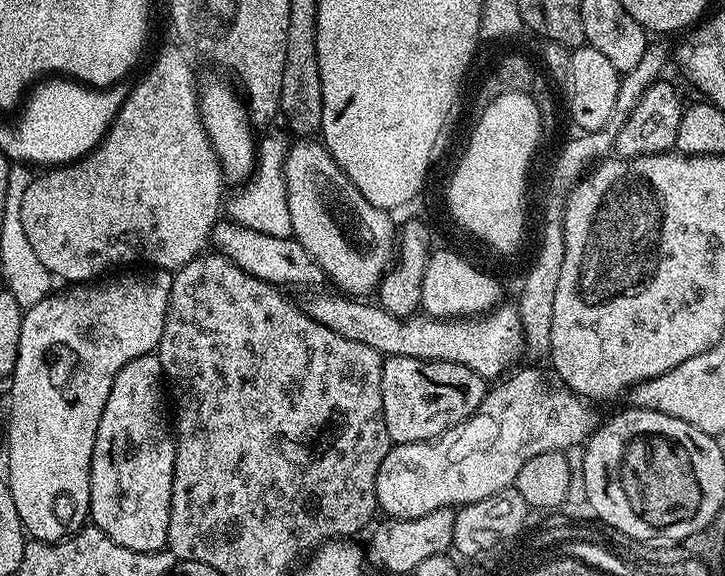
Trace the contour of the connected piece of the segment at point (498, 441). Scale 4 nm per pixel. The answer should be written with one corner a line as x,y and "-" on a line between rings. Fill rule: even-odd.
523,368
493,383
476,413
463,424
456,424
431,442
389,447
376,479
376,502
385,517
422,518
422,514
439,508
473,504
479,496
513,487
519,470
535,455
567,453
568,448
579,449
587,441
598,424
588,409
589,401
571,392
555,372

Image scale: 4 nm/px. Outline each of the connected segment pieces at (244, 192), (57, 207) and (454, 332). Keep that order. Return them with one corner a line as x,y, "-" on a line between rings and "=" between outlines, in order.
270,132
264,141
258,144
258,167
252,174
252,179
239,189
236,197
231,197
231,219
237,224
250,230
268,234
270,236
292,236
292,223
290,222
290,206
286,194
286,178
284,177
284,159
288,153
289,141
284,141
285,133
=
176,48
162,49
157,54
152,69
136,85
134,83
131,85
126,102
118,110
114,122
108,127
108,132
88,155
80,157
79,160
73,160
71,164
52,166
41,172
44,172
41,176
40,173
33,175
30,186
26,186
26,194
22,194
22,227
26,229
26,239
30,241
34,254
38,254
38,262
42,262
42,266
46,266
46,270
50,270
53,277
60,279
61,276
62,279
68,280
64,282
92,282
113,270
123,269
120,268
123,264
148,264
144,266
151,266
156,270
180,268
209,247
212,228
222,216
220,207
223,204
225,207
226,204
224,171
220,169
216,151
212,148
200,117
200,98
196,76
192,73
187,58
=
320,290
313,291
309,295
312,297
303,301
305,314
314,318
314,322
334,330
334,334
342,334
342,338
350,342
362,342
362,346
370,346
370,350
379,352
384,358
401,356
450,362
466,366
466,370
474,370
474,374
478,374
485,382
492,382
515,369
521,363
520,355
526,352
522,318
514,306
497,306
491,312
475,318
438,320
427,314
403,318
390,314
376,302
364,304
368,302
360,298
342,294
323,296
322,293

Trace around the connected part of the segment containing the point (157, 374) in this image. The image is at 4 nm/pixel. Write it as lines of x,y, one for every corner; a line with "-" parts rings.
156,354
139,356
130,362
114,378
110,396
98,422
94,438
94,454
90,466
90,520
118,546
126,546
135,552
158,552
167,545
170,526
170,502
172,501
172,479
176,437
170,431
170,420
164,417
166,404
166,381

